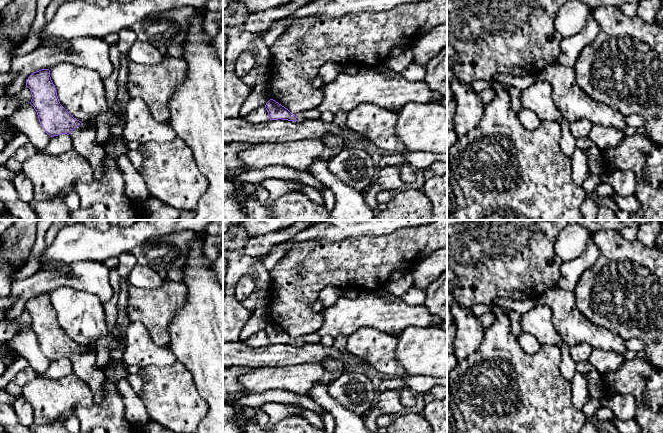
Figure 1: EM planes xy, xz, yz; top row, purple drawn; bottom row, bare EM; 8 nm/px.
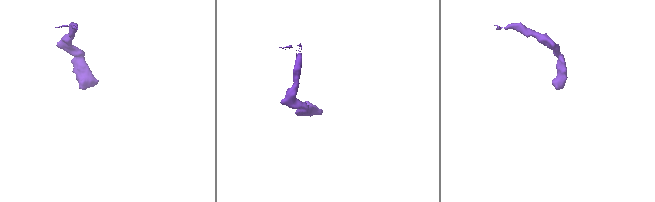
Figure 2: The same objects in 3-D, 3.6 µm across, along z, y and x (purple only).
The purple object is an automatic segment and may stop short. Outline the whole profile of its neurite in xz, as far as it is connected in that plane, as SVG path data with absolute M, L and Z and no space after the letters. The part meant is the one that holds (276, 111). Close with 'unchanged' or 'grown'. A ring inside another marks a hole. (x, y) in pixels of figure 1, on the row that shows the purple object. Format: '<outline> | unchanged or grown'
M270 99L266 103L265 108L268 112L270 120L282 119L294 122L303 122L305 120L320 119L321 117L321 112L317 109L307 110L299 112L297 114L293 114L287 108L285 108L273 99Z | grown

